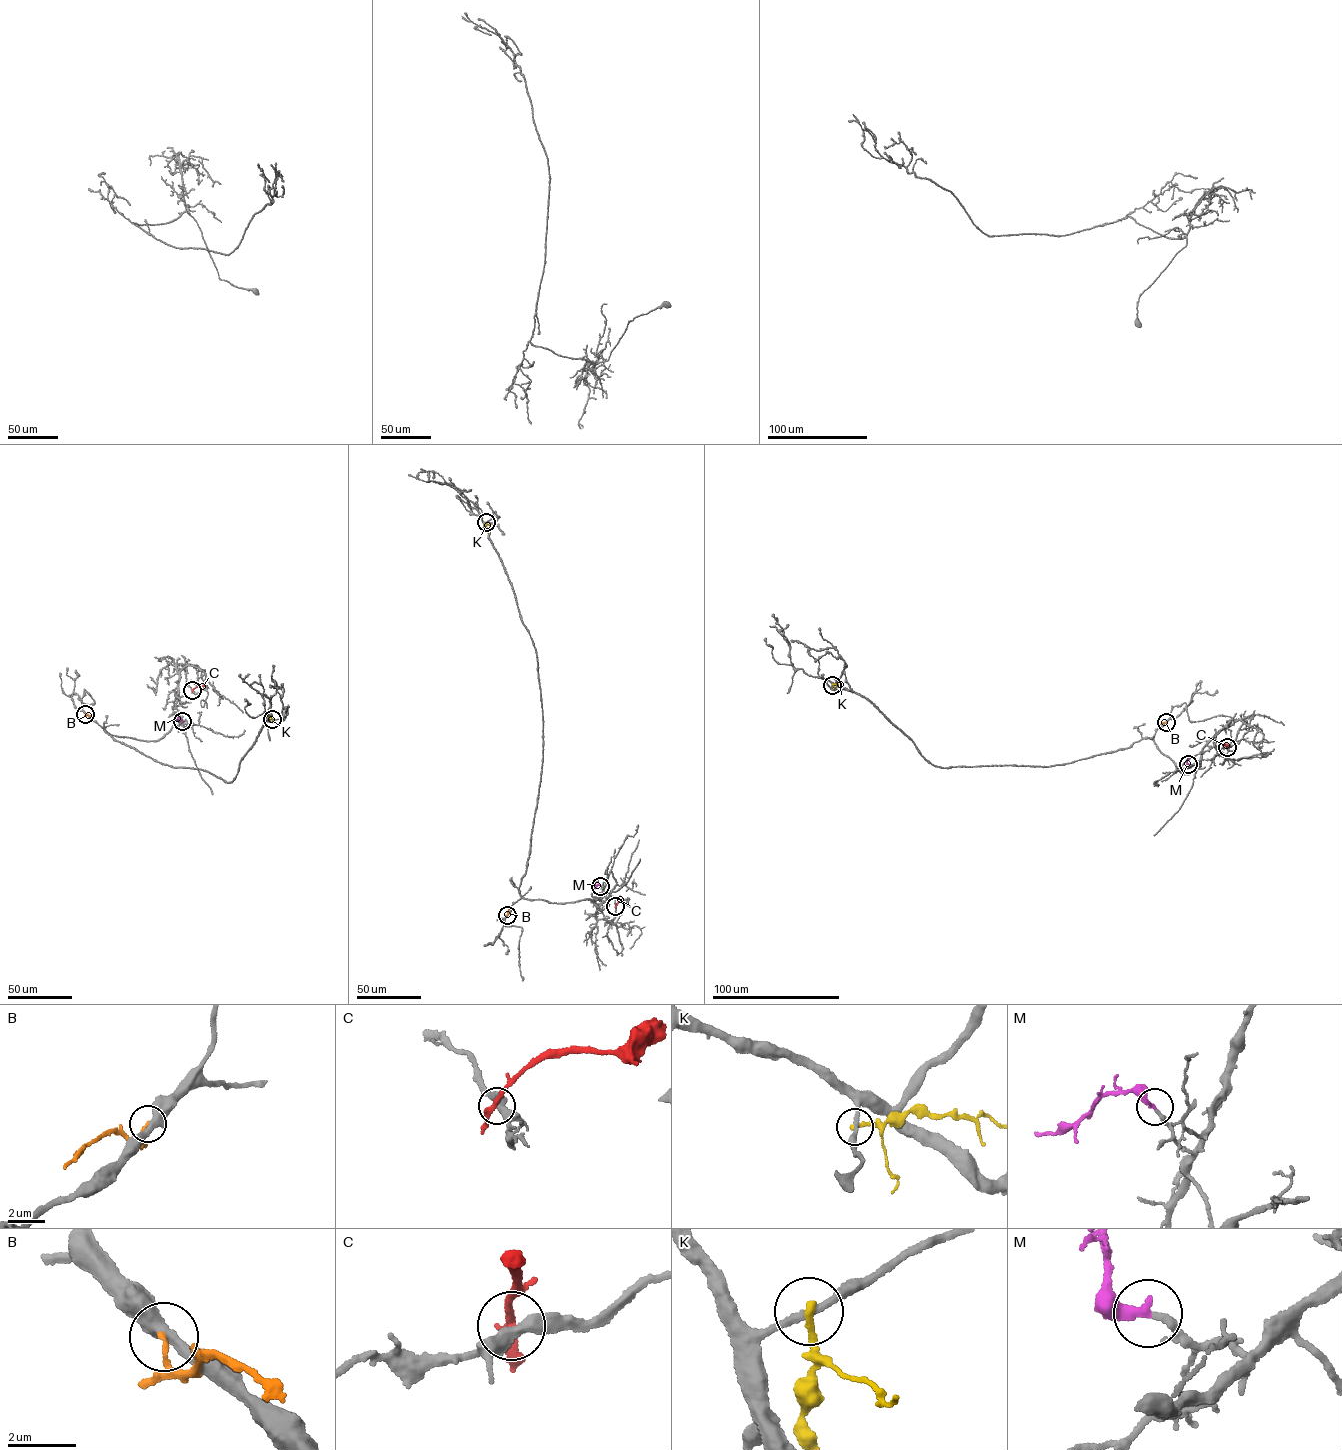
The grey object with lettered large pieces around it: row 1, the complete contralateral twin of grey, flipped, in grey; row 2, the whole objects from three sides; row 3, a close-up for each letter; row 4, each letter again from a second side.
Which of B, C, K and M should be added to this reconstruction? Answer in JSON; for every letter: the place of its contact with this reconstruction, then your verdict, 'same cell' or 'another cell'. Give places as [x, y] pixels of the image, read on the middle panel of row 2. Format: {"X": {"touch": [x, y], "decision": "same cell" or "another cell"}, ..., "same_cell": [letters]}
{"B": {"touch": [507, 915], "decision": "another cell"}, "C": {"touch": [615, 906], "decision": "another cell"}, "K": {"touch": [486, 522], "decision": "another cell"}, "M": {"touch": [600, 886], "decision": "same cell"}, "same_cell": ["M"]}

